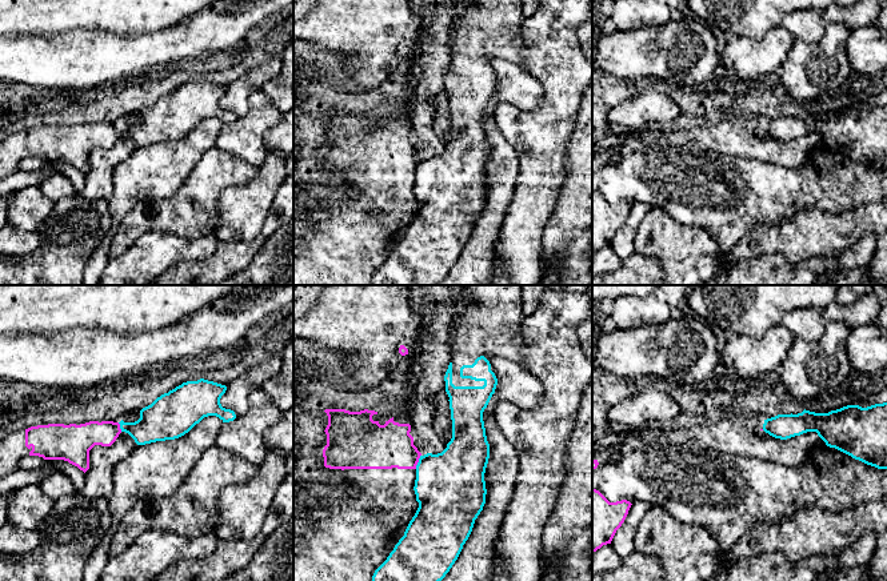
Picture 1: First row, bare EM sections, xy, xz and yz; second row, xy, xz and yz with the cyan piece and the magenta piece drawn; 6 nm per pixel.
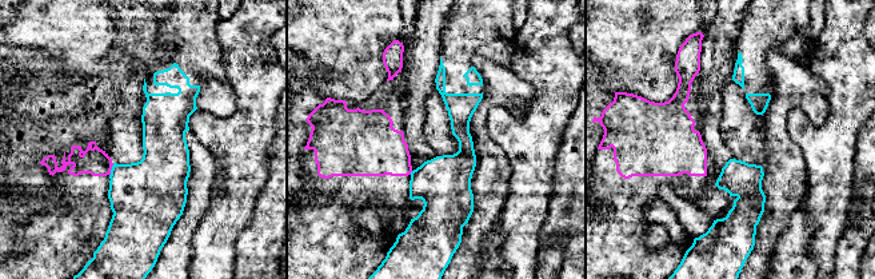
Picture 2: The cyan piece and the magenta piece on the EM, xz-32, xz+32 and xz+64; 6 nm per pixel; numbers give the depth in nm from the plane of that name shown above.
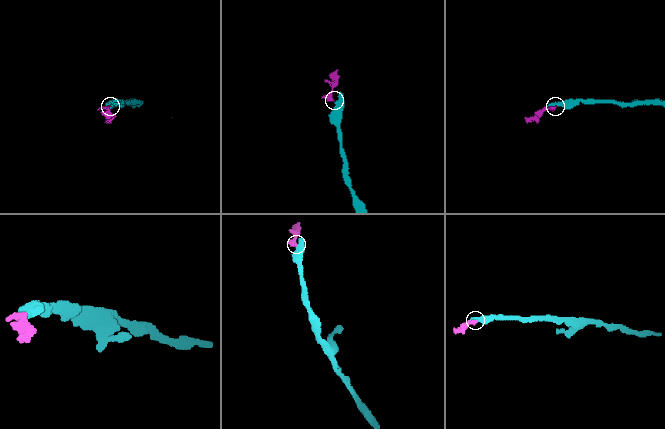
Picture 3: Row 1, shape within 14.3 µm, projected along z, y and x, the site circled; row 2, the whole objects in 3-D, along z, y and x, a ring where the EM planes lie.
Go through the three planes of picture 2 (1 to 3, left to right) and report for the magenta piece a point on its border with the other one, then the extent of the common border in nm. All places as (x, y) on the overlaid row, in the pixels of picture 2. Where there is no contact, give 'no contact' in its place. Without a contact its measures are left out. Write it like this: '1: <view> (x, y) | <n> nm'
1: xz-32 (111, 170) | 80 nm
2: xz+32 (411, 172) | 30 nm
3: no contact

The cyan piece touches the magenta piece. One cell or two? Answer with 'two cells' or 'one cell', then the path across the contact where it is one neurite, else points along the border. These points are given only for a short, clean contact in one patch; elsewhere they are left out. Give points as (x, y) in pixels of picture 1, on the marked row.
two cells; border along xz (420, 455), (415, 468)

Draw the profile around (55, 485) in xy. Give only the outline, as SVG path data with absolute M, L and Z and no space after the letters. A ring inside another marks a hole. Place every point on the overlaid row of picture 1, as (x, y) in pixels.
M53 470L44 476L37 485L53 501L57 501L63 496L76 493L73 482L60 470Z

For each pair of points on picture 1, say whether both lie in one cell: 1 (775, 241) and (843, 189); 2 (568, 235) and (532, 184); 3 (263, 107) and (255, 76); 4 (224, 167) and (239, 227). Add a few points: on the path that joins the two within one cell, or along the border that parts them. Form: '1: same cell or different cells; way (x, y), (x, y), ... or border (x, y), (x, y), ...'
1: different cells; border (802, 208), (816, 208), (830, 212), (848, 209)
2: different cells; border (563, 184), (556, 208), (543, 231), (542, 243)
3: different cells; border (259, 88), (250, 95), (248, 111), (242, 116)
4: different cells; border (256, 169), (246, 183), (222, 192), (218, 216)

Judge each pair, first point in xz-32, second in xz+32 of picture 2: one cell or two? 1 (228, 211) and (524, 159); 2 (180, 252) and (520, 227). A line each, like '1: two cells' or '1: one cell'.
1: one cell
2: two cells

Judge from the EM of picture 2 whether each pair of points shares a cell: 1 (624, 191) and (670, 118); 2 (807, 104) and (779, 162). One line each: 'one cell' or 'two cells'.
1: one cell
2: two cells

